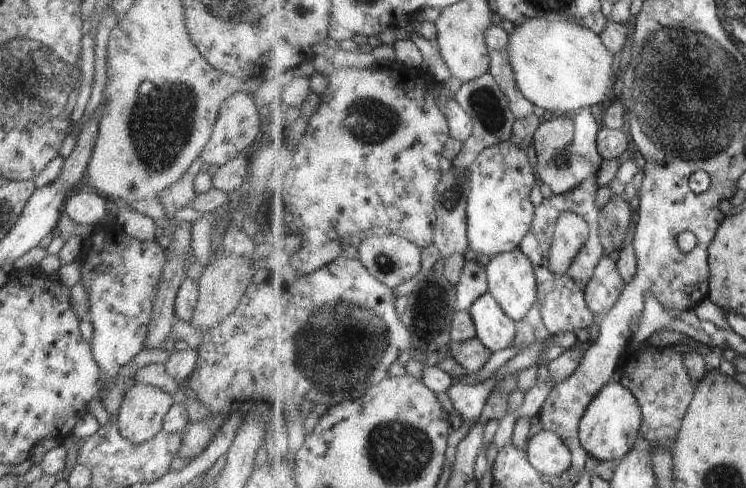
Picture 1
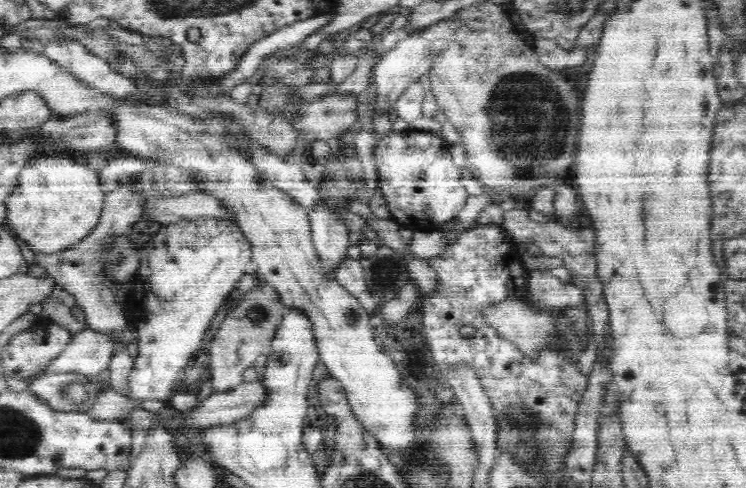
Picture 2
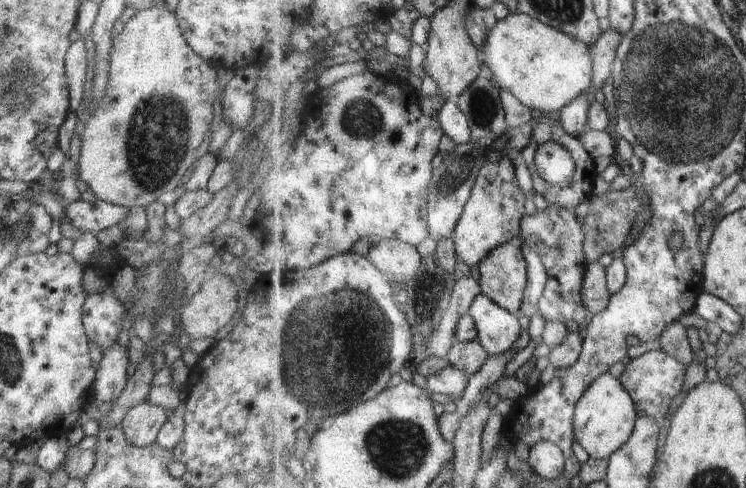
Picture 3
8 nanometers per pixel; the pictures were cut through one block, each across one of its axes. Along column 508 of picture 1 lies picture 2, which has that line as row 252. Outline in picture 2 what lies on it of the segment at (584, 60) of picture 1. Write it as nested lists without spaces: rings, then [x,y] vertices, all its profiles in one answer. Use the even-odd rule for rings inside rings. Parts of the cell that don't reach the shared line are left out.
[[[45,151],[38,158],[27,160],[19,169],[14,187],[6,196],[6,202],[2,202],[6,222],[31,250],[52,253],[68,249],[98,224],[104,211],[102,185],[101,173],[96,167],[68,154]]]

